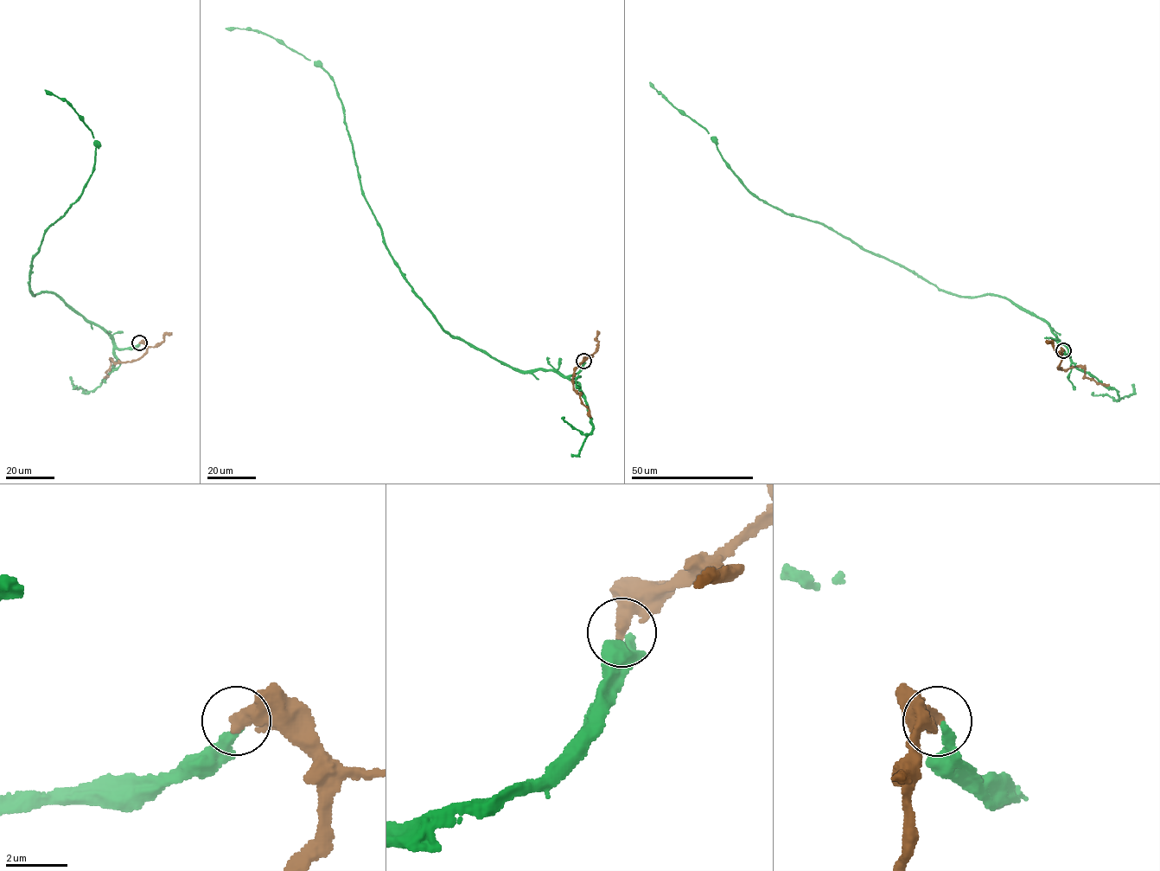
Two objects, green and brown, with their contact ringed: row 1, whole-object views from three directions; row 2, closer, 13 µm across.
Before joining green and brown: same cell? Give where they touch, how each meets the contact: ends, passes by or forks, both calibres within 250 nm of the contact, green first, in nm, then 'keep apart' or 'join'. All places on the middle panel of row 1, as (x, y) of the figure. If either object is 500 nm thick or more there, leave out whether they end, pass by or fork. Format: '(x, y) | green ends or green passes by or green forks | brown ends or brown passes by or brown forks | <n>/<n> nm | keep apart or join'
(583, 361) | green ends | brown ends | 280/480 nm | keep apart

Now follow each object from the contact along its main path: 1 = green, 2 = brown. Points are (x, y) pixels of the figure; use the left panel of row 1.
1: (139, 342), (118, 349), (53, 292), (30, 291), (32, 258), (79, 197), (96, 145), (66, 100), (45, 89)
2: (139, 342), (145, 345), (146, 351), (130, 361), (114, 362), (110, 359), (111, 365), (105, 372), (106, 377)

